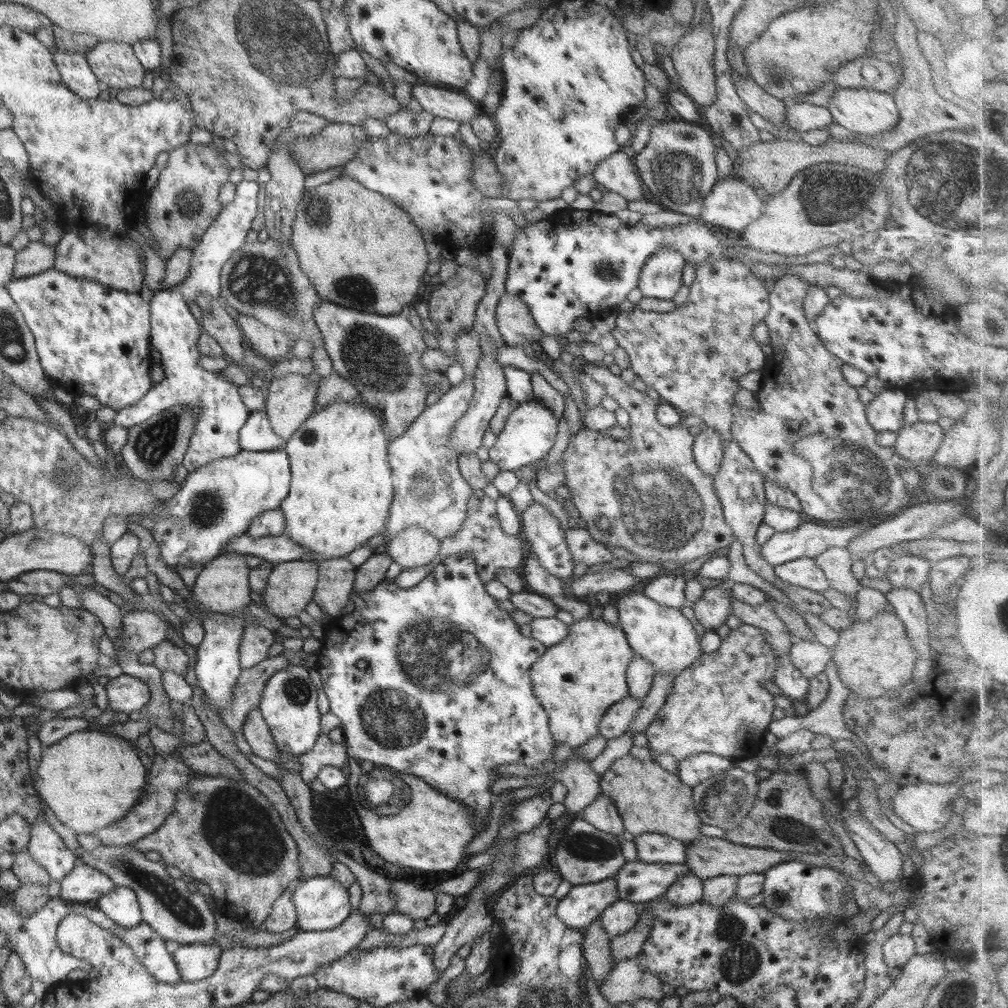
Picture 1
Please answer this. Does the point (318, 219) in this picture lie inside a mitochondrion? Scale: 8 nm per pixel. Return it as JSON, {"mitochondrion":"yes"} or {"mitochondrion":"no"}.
{"mitochondrion":"no"}

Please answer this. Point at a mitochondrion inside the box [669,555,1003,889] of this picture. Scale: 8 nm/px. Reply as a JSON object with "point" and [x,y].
{"point":[724,799]}

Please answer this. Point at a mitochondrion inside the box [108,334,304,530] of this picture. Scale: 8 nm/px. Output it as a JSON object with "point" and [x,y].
{"point":[152,446]}

